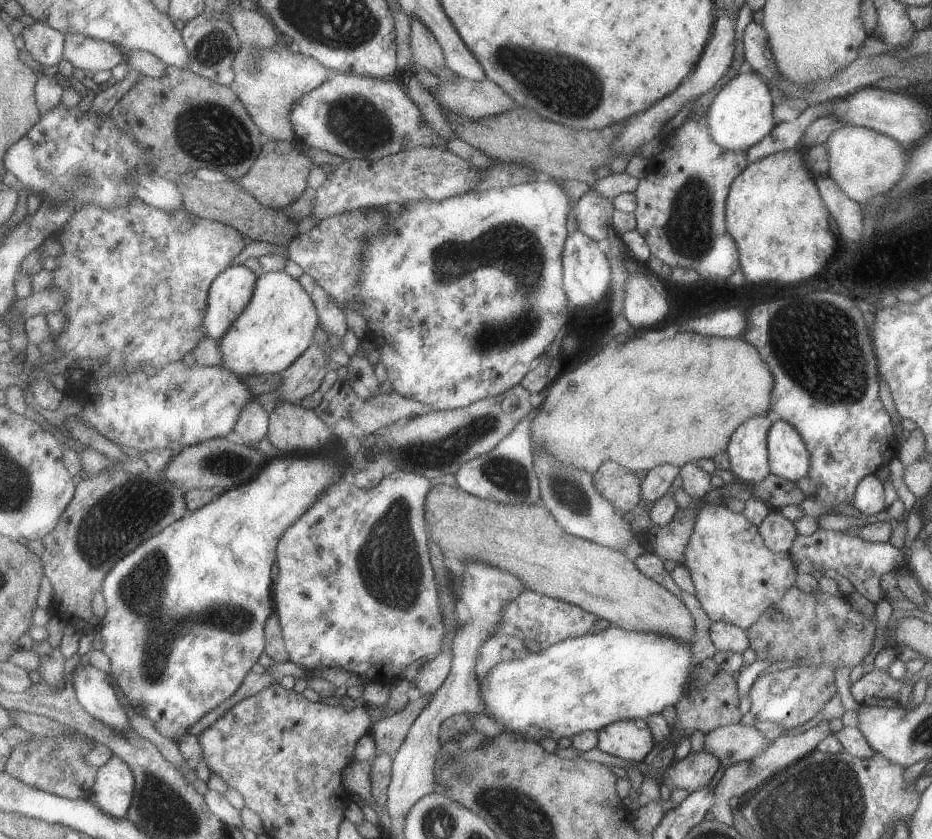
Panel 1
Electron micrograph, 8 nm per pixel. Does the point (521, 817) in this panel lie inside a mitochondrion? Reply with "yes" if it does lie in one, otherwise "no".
yes

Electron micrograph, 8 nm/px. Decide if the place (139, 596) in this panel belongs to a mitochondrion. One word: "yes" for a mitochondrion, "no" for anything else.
yes

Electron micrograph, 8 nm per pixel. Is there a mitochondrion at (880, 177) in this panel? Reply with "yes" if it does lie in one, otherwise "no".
no

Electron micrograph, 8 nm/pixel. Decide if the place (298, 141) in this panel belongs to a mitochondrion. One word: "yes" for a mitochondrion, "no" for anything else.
no

